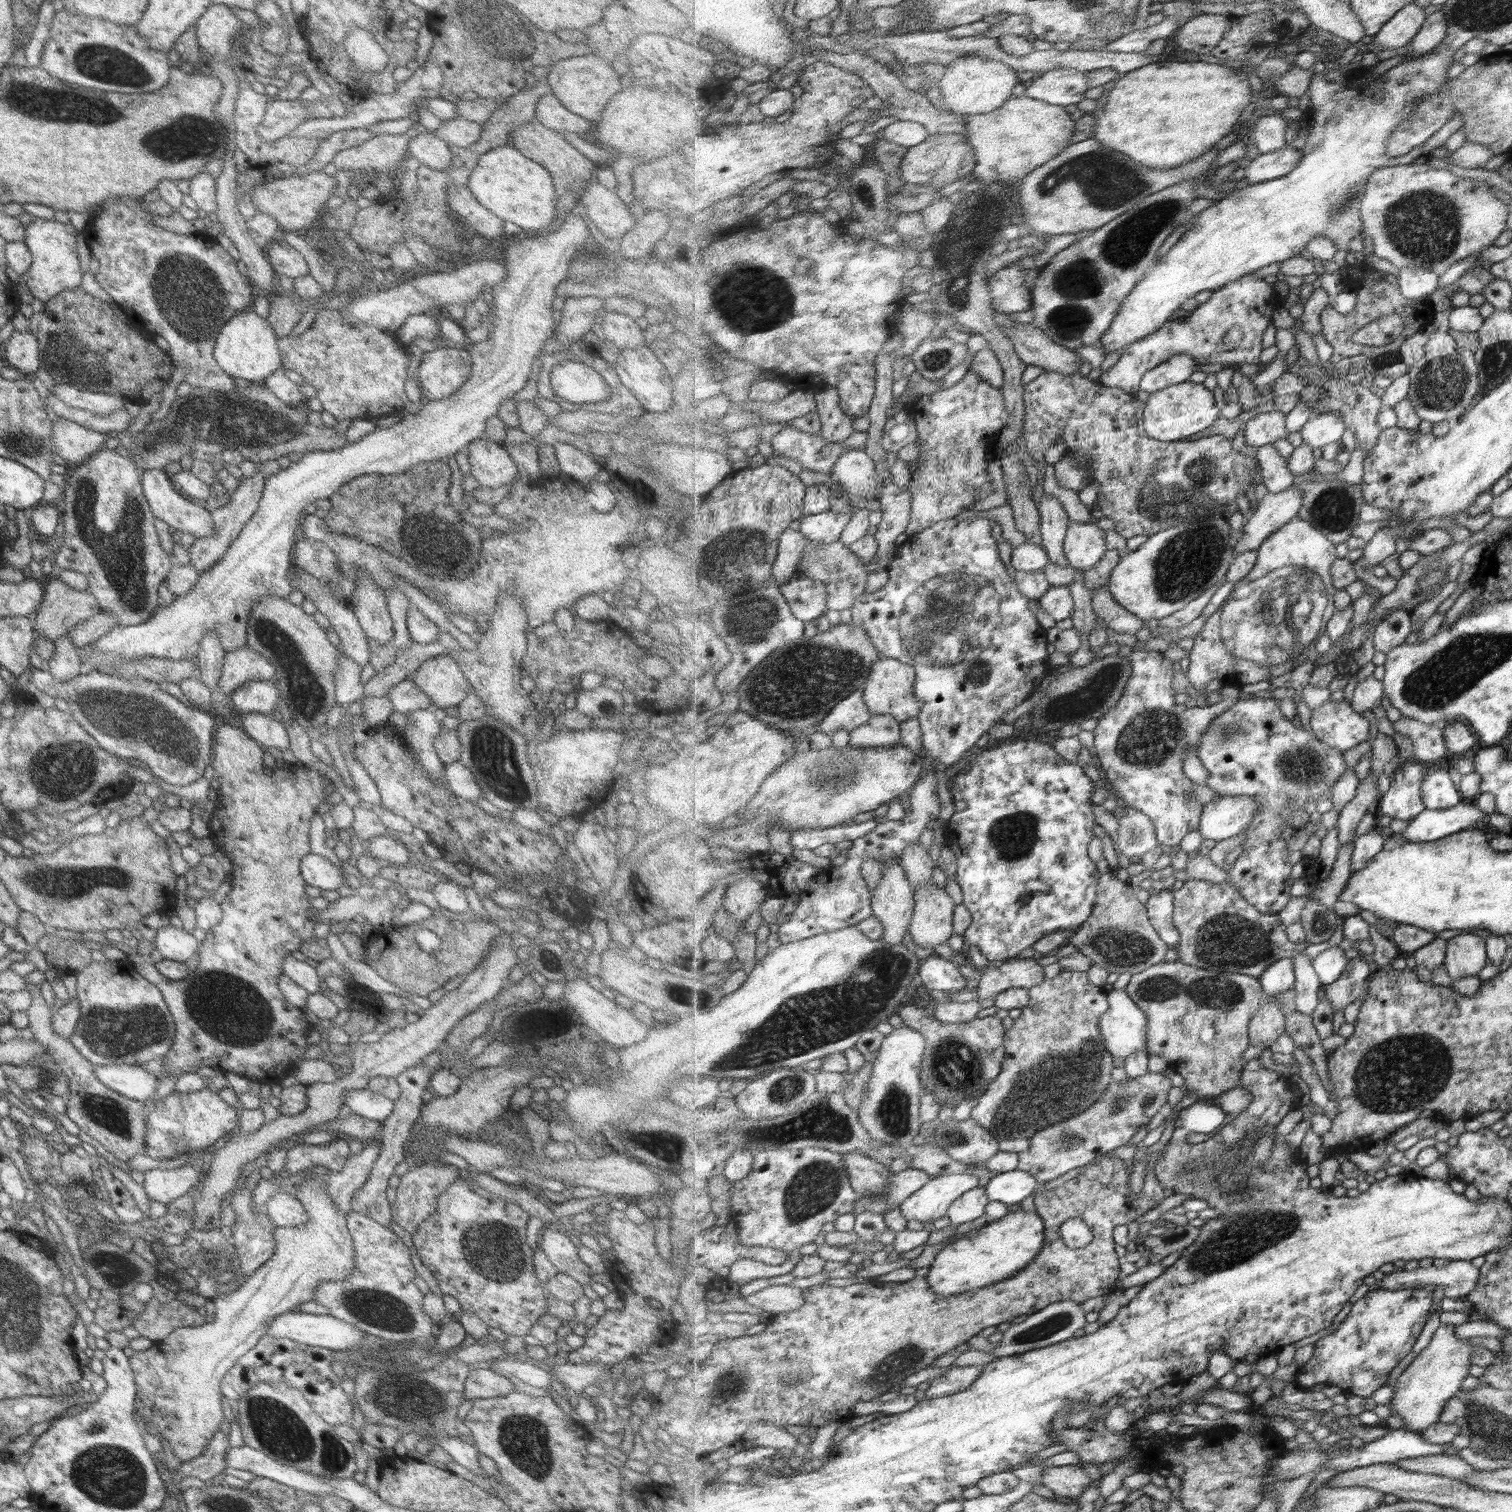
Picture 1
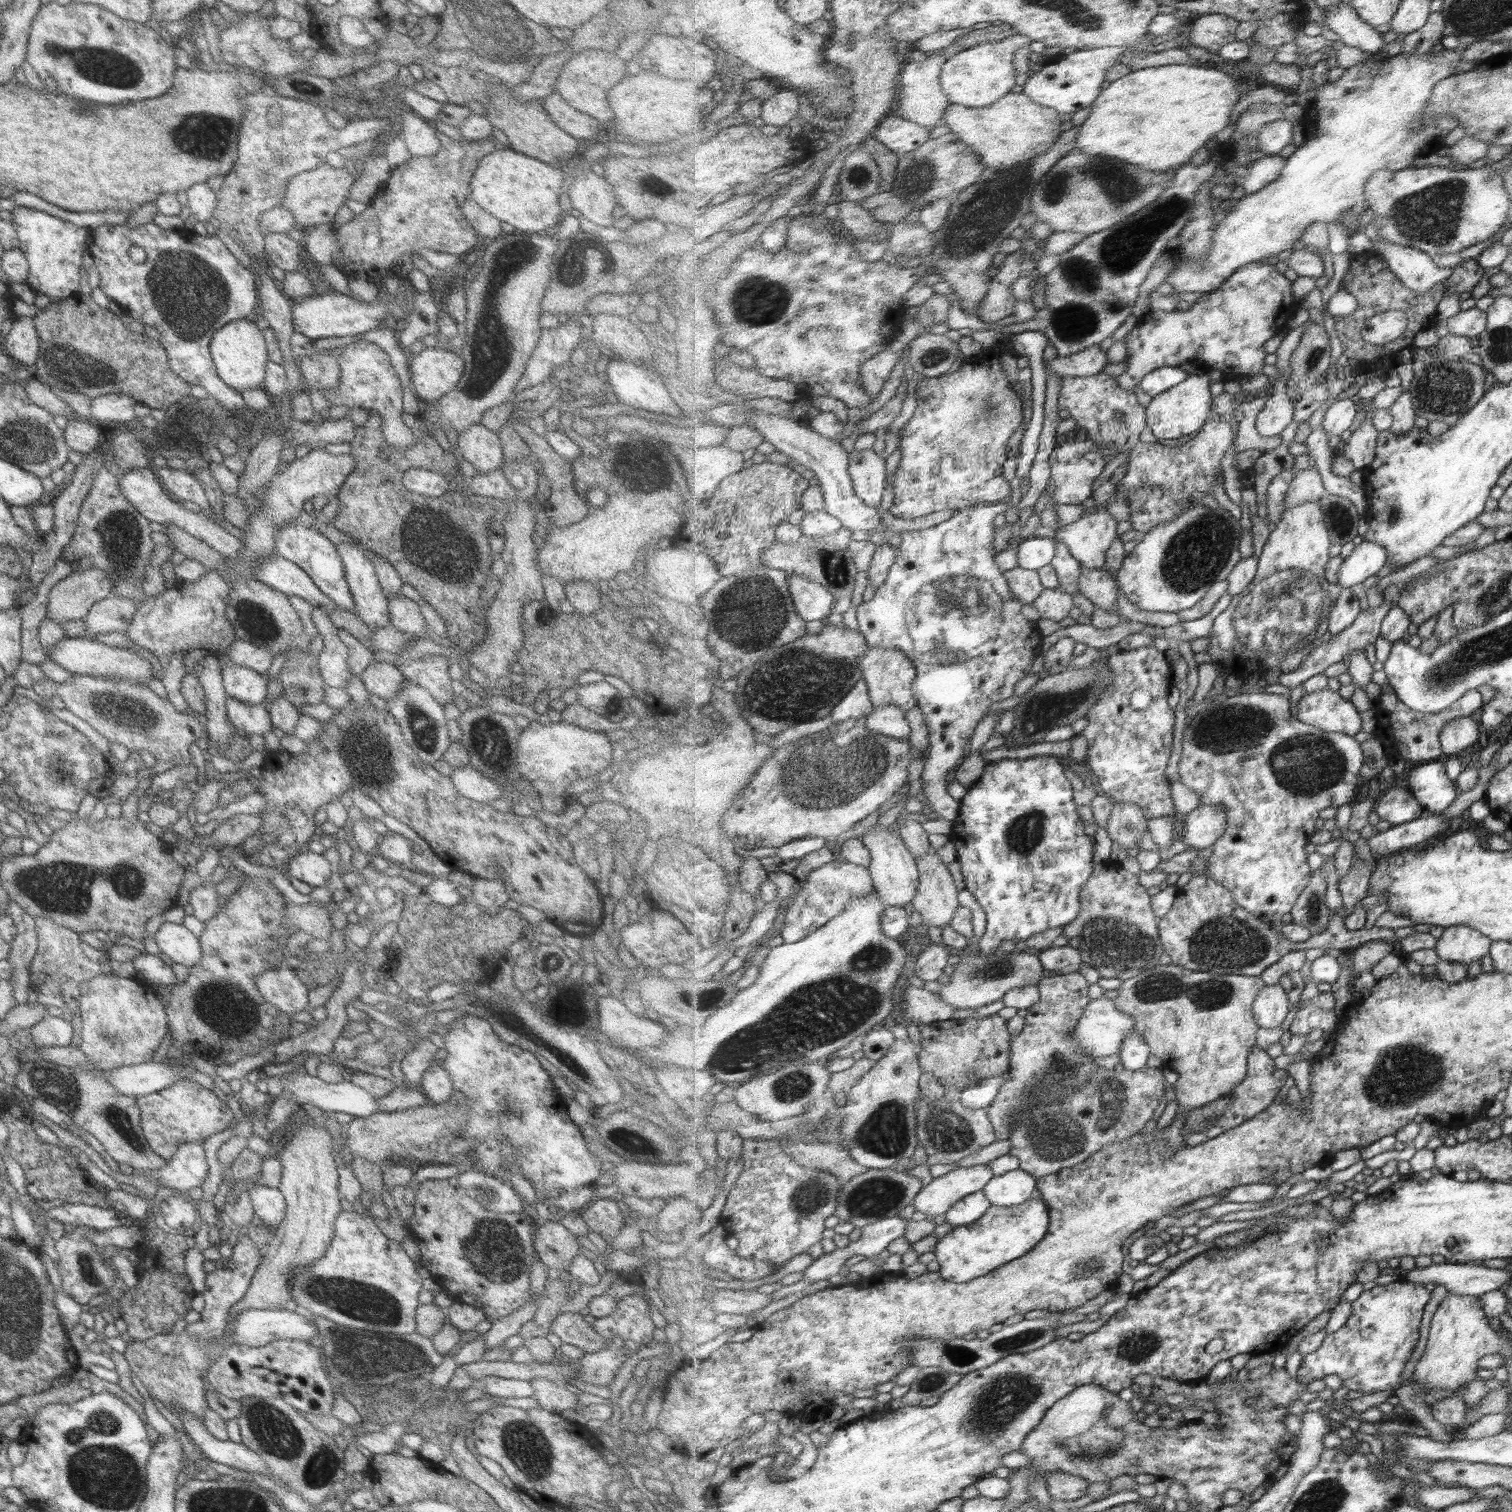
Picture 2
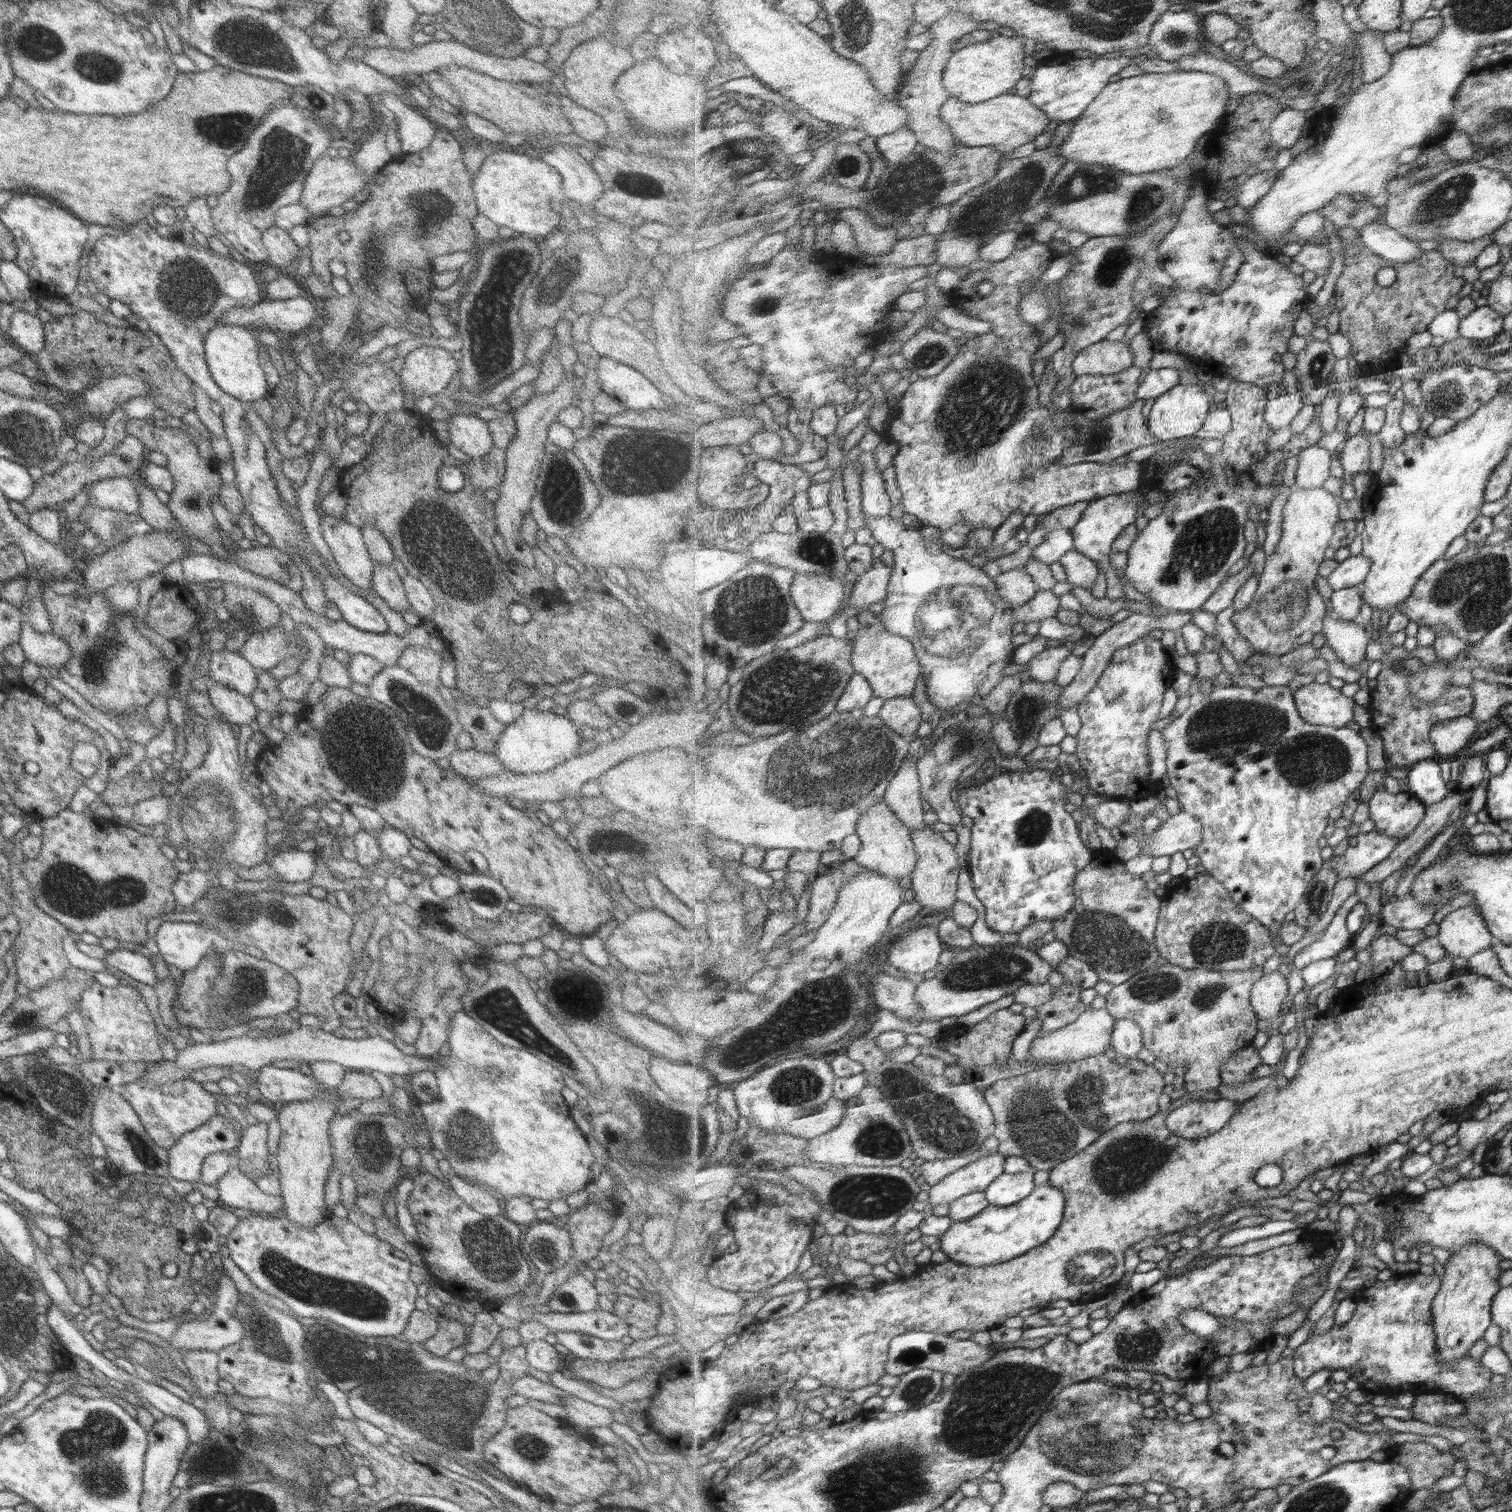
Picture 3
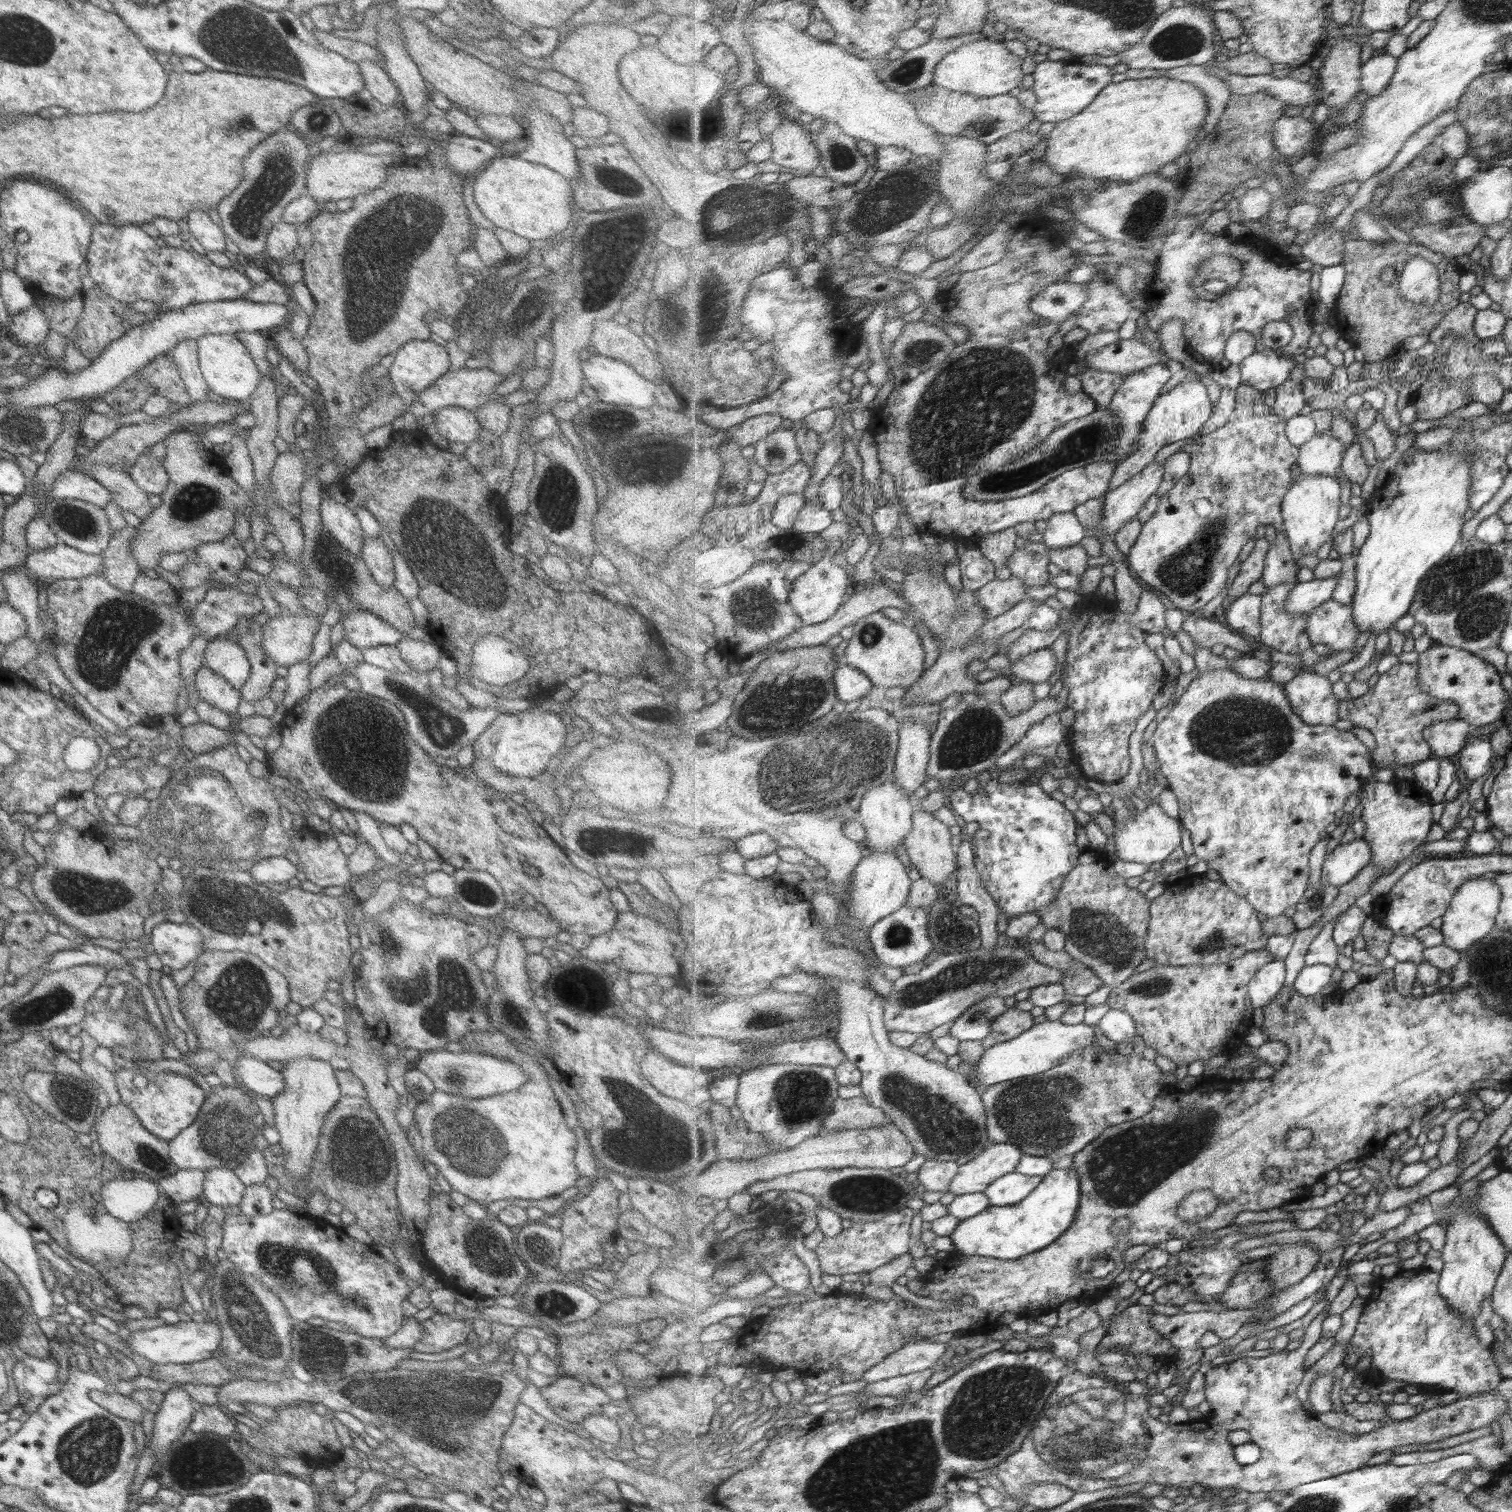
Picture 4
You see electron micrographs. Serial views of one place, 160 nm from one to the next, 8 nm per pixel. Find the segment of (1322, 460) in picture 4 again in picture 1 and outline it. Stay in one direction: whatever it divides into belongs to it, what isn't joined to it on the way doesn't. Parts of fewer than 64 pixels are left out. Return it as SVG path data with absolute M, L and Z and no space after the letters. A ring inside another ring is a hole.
M1293 488L1278 493L1268 492L1256 511L1247 517L1242 535L1234 548L1235 554L1248 550L1258 551L1274 532L1298 516L1303 506L1304 492Z

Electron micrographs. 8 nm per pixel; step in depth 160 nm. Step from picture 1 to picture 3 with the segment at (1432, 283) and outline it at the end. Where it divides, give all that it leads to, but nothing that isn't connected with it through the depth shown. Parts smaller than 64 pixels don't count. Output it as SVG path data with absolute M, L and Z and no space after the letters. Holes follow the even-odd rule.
M1370 223L1361 228L1357 244L1373 254L1395 263L1413 263L1423 257L1423 250L1386 223Z

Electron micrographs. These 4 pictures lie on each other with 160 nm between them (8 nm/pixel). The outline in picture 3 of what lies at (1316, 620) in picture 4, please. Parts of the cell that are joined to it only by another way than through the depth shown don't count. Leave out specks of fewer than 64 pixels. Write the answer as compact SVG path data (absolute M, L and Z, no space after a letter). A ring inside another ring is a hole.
M1333 611L1324 621L1325 644L1332 648L1339 660L1356 670L1359 662L1365 660L1370 631L1359 619L1347 622Z

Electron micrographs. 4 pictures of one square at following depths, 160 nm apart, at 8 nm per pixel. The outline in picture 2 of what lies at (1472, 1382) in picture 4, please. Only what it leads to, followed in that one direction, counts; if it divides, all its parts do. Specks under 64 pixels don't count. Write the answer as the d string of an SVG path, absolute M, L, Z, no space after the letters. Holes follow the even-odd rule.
M1402 1277L1386 1285L1377 1285L1371 1290L1363 1291L1353 1303L1349 1322L1341 1330L1329 1333L1318 1351L1303 1356L1296 1378L1299 1382L1309 1384L1329 1374L1336 1374L1348 1390L1359 1390L1364 1395L1399 1388L1405 1364L1419 1342L1419 1326L1423 1320L1423 1310L1431 1300L1431 1296L1433 1294L1425 1288L1425 1284L1409 1282Z

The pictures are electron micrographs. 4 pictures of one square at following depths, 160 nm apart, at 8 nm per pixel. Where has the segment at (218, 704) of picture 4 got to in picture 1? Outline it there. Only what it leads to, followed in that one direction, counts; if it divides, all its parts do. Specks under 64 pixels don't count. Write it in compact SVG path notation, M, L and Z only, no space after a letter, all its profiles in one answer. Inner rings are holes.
M241 714L239 717L239 728L242 732L249 736L249 739L257 742L259 747L267 750L275 748L278 751L287 749L289 740L285 736L283 725L273 718L263 716L261 714Z

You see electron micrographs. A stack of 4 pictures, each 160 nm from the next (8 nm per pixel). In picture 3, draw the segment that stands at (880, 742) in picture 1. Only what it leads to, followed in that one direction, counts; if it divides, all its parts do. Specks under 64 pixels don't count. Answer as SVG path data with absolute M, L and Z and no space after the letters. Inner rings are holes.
M912 697L887 699L878 713L887 727L905 738L913 739L923 722L923 713Z

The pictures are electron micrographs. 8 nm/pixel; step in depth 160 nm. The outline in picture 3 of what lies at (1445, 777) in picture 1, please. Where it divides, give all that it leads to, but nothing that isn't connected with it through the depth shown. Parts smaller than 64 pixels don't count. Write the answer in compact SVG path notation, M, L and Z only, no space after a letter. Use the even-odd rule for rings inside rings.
M1437 758L1425 760L1407 769L1409 791L1430 806L1447 798L1455 789L1445 780Z

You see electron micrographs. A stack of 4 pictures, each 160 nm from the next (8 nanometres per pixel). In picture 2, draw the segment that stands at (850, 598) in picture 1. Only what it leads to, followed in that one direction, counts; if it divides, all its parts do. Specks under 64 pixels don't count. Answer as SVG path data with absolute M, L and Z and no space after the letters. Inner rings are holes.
M845 526L831 537L813 537L803 535L798 544L782 544L776 542L762 554L762 562L768 567L785 571L790 575L807 576L809 580L822 584L835 598L851 596L855 590L855 576L859 574L853 553L850 551L851 542L855 540L854 533Z

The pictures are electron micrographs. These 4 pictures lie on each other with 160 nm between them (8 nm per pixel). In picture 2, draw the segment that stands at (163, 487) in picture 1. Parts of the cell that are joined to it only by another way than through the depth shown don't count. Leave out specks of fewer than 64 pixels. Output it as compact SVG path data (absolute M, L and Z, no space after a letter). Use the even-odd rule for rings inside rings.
M153 467L129 469L119 475L119 478L117 488L119 488L121 496L140 515L143 515L143 518L146 518L149 522L157 522L157 524L174 524L175 528L179 528L181 531L193 536L193 538L200 540L203 544L218 552L223 558L227 557L232 561L236 561L242 549L240 540L219 527L218 523L214 523L201 512L195 512L189 505L180 504L180 501L171 497L164 490Z

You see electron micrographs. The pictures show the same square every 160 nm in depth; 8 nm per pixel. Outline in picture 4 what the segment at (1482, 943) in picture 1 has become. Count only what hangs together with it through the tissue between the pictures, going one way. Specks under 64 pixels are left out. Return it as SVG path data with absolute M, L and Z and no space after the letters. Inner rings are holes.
M1474 876L1465 881L1453 897L1447 912L1442 916L1440 926L1444 934L1444 945L1464 953L1476 942L1483 940L1496 926L1496 918L1500 913L1503 893L1496 879L1487 879L1481 876Z

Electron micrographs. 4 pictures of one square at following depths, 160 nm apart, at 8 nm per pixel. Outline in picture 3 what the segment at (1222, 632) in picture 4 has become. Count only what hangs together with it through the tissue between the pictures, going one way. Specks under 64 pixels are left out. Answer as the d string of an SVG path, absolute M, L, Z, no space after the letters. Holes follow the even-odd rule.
M1132 611L1125 620L1116 623L1111 628L1109 627L1104 633L1100 631L1096 635L1095 642L1082 656L1083 662L1080 671L1072 683L1063 688L1063 693L1061 693L1059 701L1057 701L1059 708L1061 708L1061 710L1067 710L1075 708L1079 706L1079 704L1083 703L1083 701L1085 701L1085 697L1087 697L1091 691L1095 689L1095 686L1099 683L1099 679L1101 679L1103 673L1107 671L1113 655L1122 648L1131 646L1133 643L1137 643L1139 639L1143 639L1143 636L1145 636L1148 632L1151 632L1151 630L1161 628L1178 633L1188 622L1191 621L1193 621L1193 619L1191 620L1191 613L1181 611L1169 612L1167 615L1163 615L1159 619L1149 618L1143 613Z

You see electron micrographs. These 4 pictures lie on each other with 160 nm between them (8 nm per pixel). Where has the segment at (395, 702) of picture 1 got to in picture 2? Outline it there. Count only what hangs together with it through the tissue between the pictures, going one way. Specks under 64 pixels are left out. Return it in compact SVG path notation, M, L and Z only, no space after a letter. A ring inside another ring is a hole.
M370 661L369 665L359 674L359 680L369 694L387 701L387 698L391 698L401 691L404 678L395 665Z

